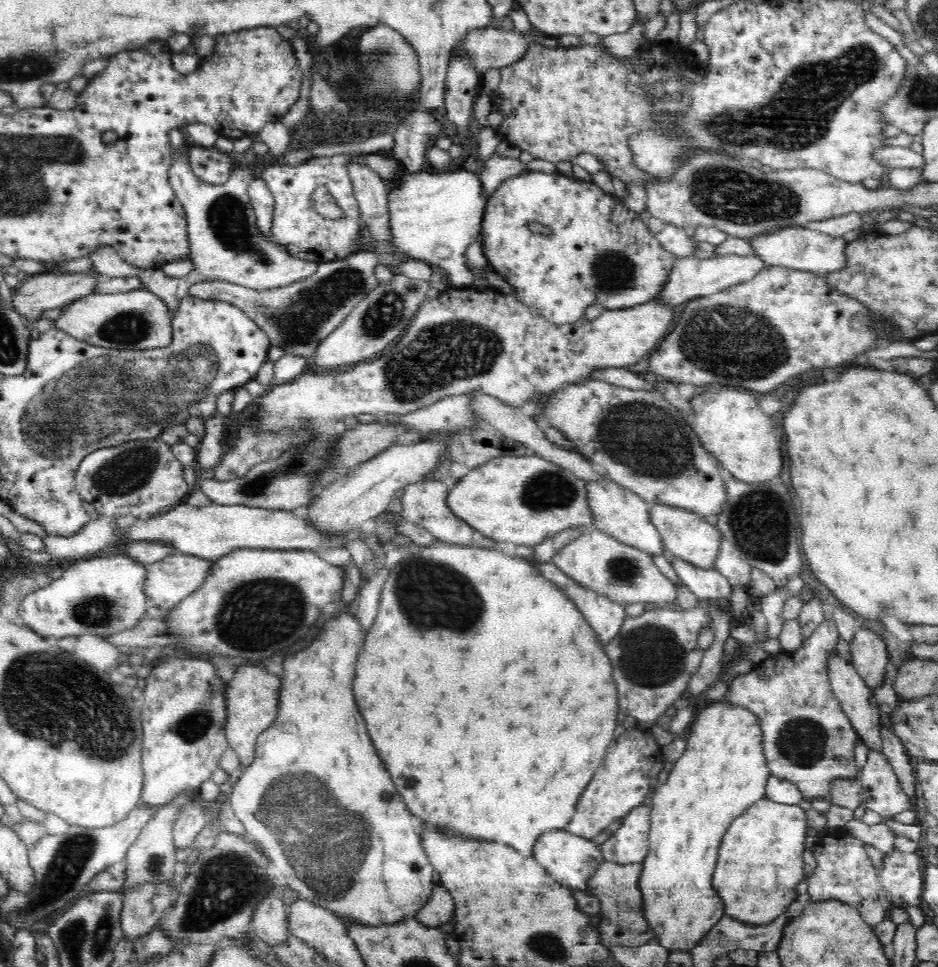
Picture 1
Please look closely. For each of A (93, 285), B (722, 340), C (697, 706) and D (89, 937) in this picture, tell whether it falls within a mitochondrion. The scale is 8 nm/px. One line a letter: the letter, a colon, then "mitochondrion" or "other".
A: other
B: mitochondrion
C: other
D: mitochondrion

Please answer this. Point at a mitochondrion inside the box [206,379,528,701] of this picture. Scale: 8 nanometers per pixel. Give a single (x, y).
(257, 615)

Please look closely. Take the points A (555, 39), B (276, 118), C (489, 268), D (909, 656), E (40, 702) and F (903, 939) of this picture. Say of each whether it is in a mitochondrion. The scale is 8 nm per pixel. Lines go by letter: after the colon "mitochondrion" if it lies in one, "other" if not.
A: other
B: other
C: other
D: other
E: mitochondrion
F: other

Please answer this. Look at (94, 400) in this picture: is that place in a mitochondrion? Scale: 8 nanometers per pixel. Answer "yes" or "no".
yes

